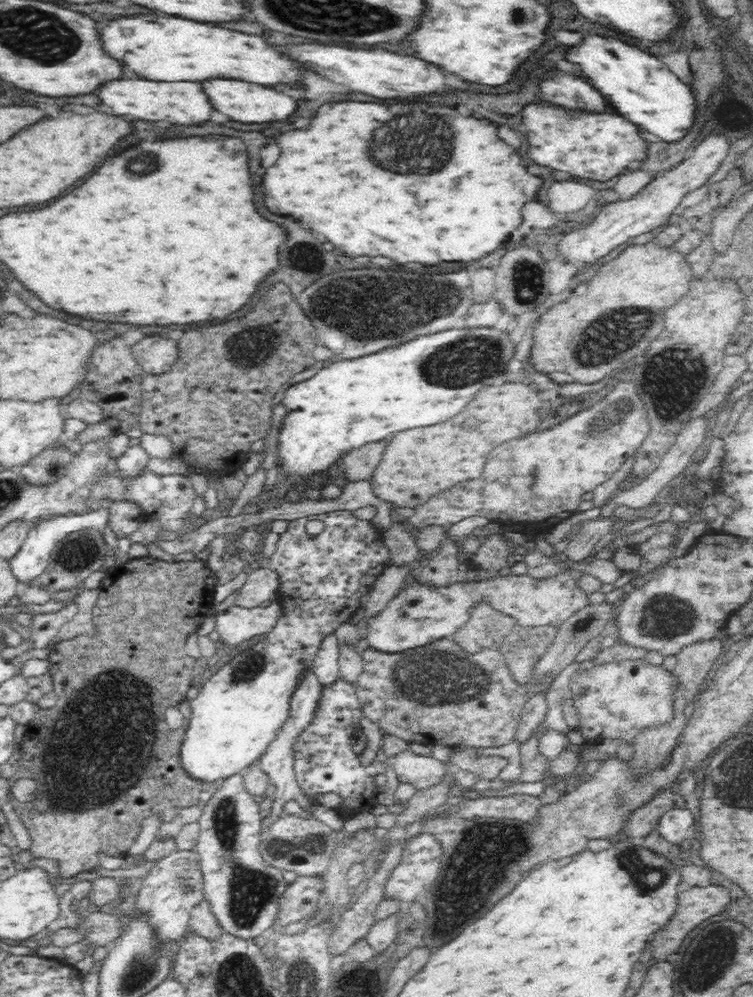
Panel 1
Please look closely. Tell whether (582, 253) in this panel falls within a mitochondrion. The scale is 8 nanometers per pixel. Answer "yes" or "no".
no

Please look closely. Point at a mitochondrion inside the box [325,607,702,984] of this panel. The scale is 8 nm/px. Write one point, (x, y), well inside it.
(485, 855)

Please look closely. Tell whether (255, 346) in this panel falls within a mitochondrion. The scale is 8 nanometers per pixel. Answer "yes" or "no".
yes

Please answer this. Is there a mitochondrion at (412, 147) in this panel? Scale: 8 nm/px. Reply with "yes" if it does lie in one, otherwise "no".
yes

